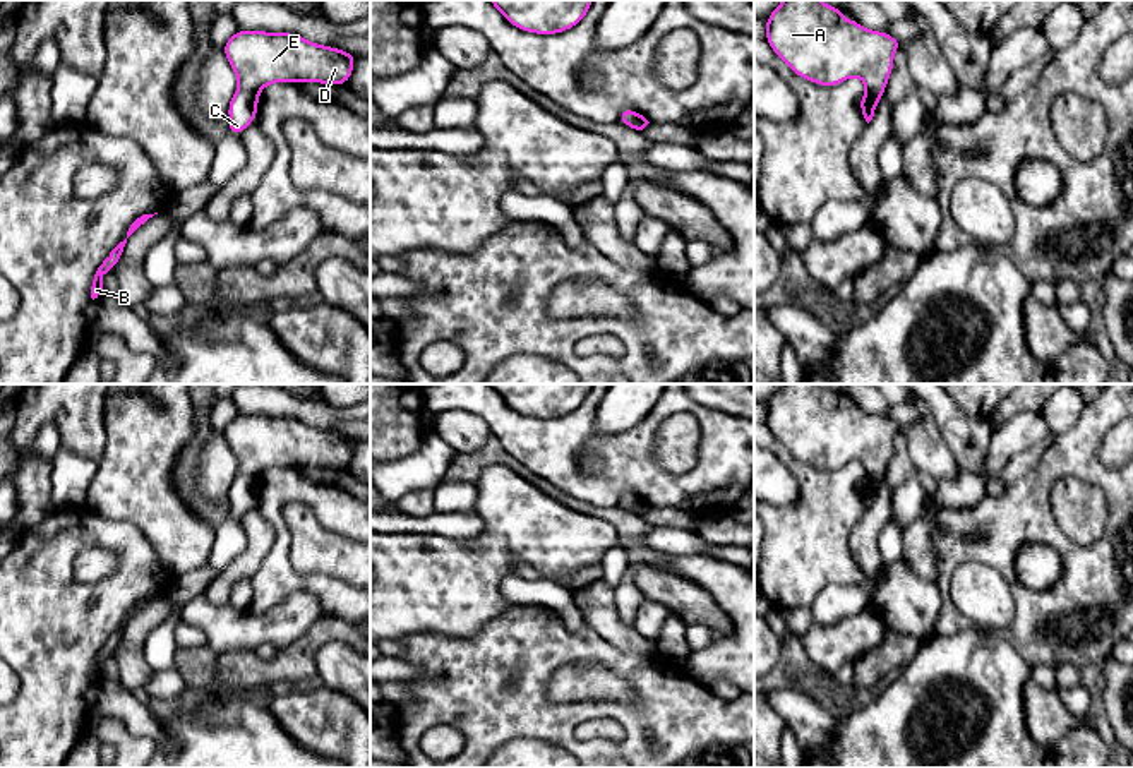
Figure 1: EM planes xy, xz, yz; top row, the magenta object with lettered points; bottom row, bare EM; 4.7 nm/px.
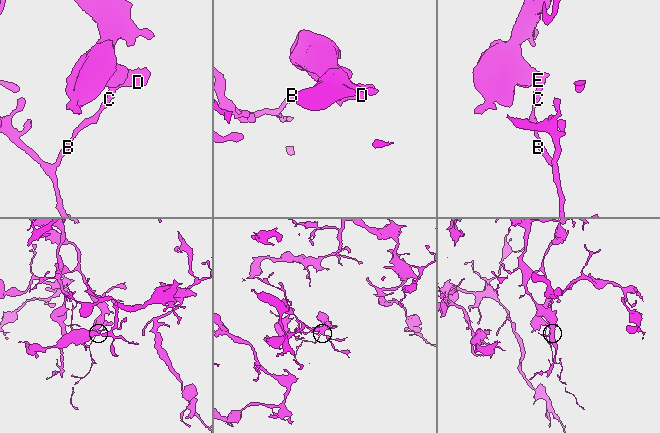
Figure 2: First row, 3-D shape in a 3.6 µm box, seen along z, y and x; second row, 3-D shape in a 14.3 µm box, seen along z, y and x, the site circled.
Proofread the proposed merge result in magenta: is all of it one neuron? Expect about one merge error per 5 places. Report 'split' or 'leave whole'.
leave whole

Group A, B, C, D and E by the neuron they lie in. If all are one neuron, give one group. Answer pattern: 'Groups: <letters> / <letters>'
Groups: A B C D E

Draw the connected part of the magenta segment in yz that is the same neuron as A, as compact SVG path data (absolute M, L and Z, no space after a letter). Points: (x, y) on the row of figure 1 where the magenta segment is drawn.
M783 0L766 19L764 34L775 55L806 81L833 87L848 77L860 77L867 93L860 98L859 110L869 123L886 91L886 82L893 72L893 55L902 48L902 41L884 31L869 31L854 17L842 21L842 14L843 9L819 0Z

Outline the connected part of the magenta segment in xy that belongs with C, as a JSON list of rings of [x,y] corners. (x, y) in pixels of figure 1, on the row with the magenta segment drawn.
[[[238,29],[223,46],[223,51],[238,79],[238,91],[228,103],[228,135],[242,132],[257,118],[259,91],[274,82],[319,82],[343,86],[355,69],[353,53],[322,46],[293,33],[267,33]]]

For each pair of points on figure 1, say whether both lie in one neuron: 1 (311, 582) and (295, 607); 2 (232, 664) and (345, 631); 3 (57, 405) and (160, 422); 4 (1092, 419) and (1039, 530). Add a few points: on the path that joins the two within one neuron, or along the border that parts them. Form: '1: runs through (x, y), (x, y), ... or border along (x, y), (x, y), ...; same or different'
1: border along (269, 609), (295, 592), (309, 590), (324, 612); different
2: runs through (259, 669), (281, 669), (288, 666), (317, 636); same
3: border along (105, 402), (103, 455); different
4: runs through (1073, 446), (1039, 480), (1039, 503); same

